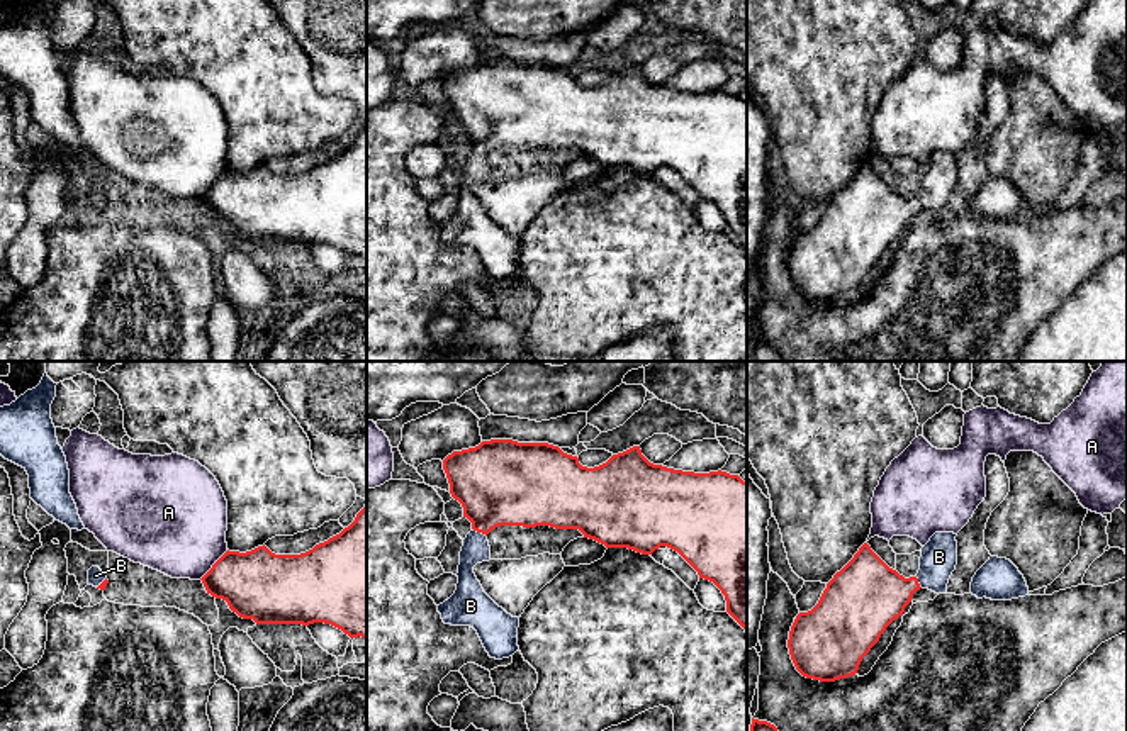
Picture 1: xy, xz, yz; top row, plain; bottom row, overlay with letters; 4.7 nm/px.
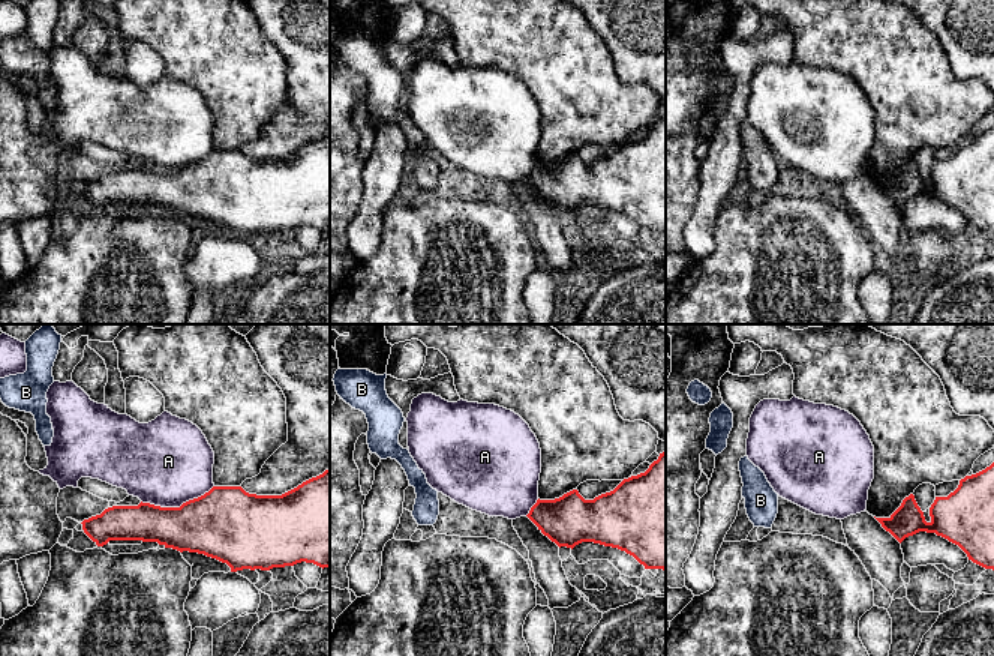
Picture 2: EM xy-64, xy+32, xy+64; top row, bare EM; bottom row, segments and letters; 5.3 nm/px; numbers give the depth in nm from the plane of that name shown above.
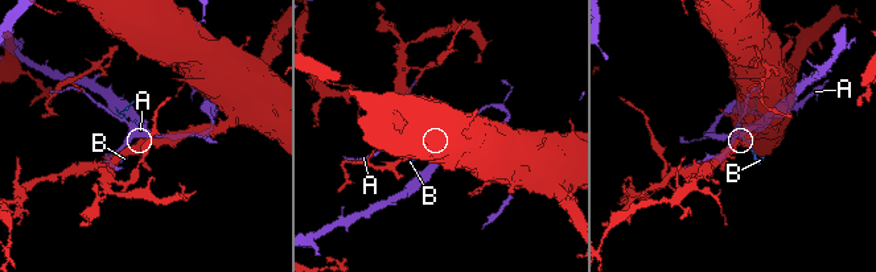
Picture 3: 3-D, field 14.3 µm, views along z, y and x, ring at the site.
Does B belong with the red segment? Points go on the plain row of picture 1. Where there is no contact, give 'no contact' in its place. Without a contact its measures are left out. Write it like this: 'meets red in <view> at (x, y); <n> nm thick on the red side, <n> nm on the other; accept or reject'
meets red in xz at (479, 151); 400 nm thick on the red side, 130 nm on the other; accept

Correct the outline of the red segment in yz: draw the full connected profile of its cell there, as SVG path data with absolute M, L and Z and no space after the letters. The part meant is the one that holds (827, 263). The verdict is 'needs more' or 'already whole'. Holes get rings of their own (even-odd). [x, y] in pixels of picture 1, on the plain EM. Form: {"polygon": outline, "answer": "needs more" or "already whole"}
{"polygon": "M935 153L922 168L920 190L905 198L889 188L867 163L827 204L818 224L799 232L791 246L788 268L796 290L813 300L835 302L857 293L862 278L879 261L886 248L903 236L905 227L920 209L947 214L947 204L957 185L954 153Z", "answer": "needs more"}

